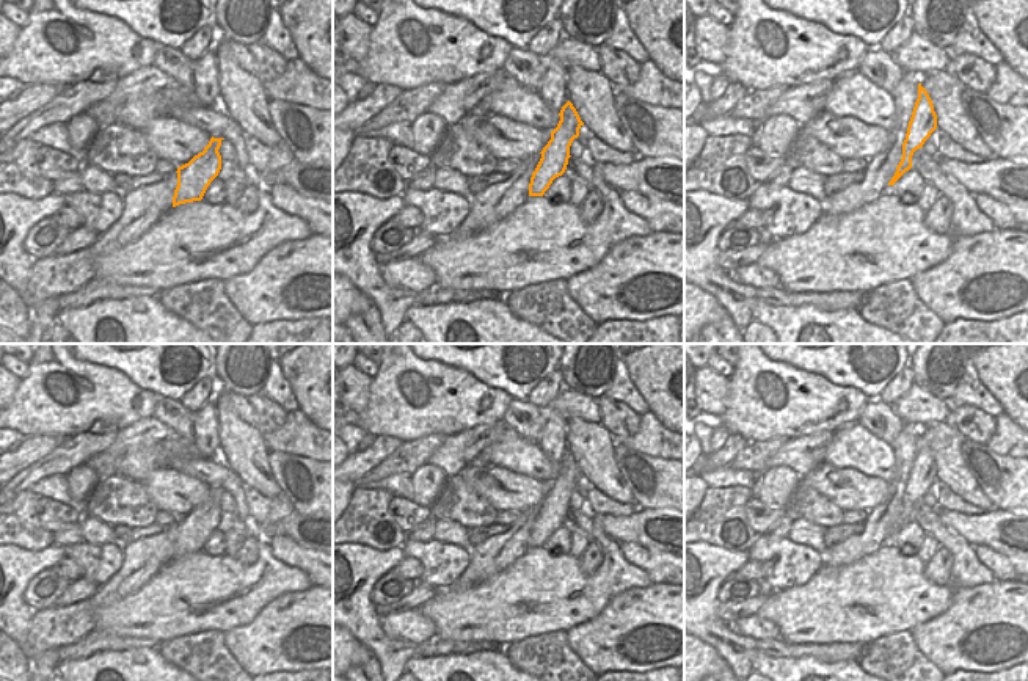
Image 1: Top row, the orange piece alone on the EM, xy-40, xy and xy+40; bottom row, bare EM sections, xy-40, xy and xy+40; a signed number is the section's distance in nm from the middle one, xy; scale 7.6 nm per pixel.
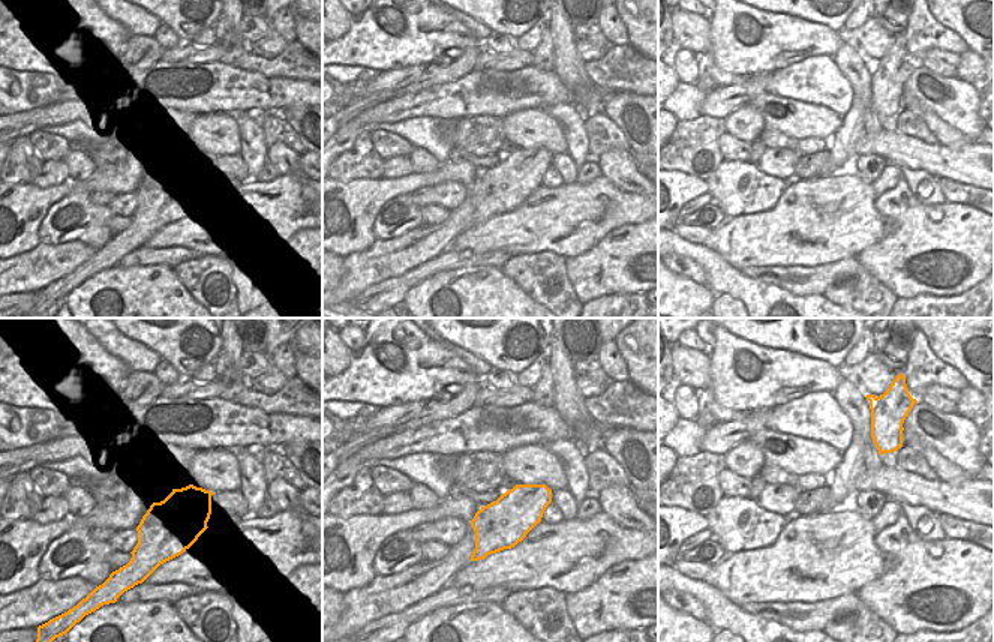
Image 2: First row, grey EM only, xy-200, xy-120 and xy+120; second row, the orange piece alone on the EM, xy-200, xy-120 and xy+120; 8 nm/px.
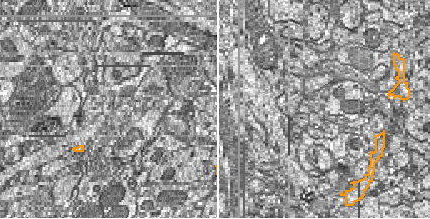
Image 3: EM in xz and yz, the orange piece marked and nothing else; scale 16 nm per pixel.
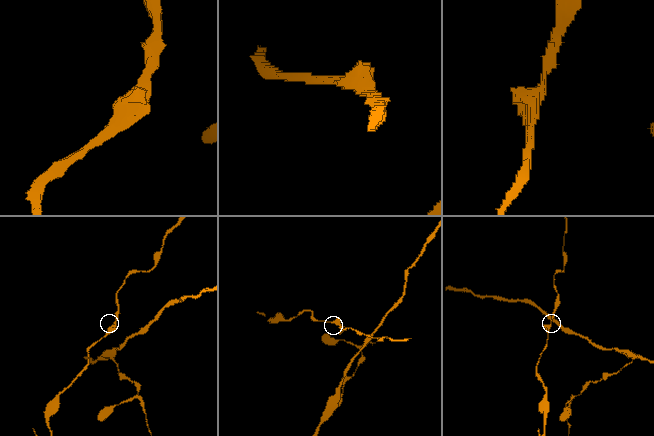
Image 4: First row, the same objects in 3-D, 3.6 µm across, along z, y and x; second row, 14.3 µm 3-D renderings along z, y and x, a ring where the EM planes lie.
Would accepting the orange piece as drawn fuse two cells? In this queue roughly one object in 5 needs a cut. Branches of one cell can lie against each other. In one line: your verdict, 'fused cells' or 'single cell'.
single cell

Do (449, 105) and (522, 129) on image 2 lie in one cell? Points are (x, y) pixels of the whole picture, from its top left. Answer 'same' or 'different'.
different

